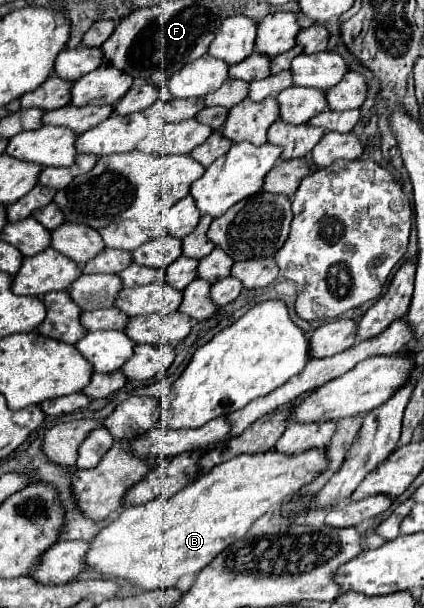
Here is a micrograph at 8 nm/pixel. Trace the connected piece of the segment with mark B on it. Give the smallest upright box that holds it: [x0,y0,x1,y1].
[86,448,328,590]

